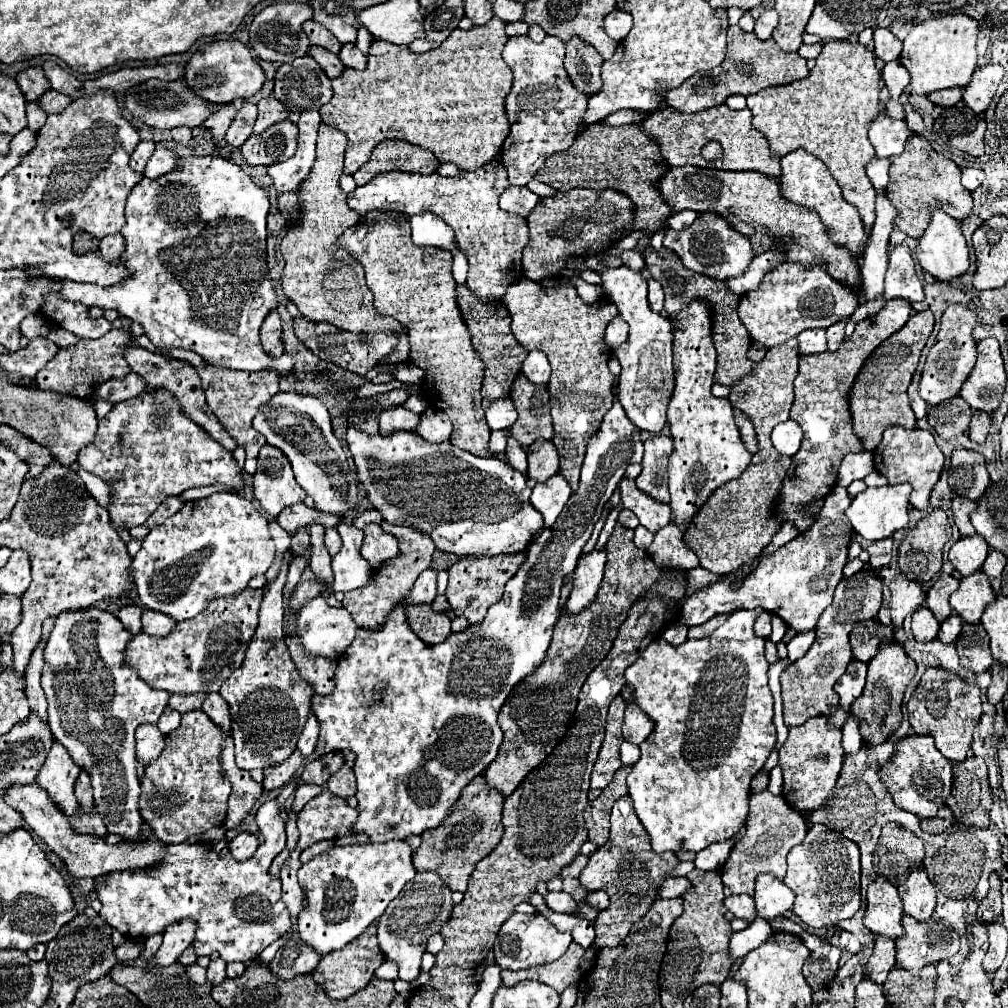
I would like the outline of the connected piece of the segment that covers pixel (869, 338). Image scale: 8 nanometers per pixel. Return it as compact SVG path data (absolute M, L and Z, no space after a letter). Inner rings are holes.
M891 299L877 315L859 321L853 335L845 339L837 351L823 351L817 355L799 357L799 373L795 377L795 401L789 417L801 425L803 441L797 455L791 457L791 467L783 479L783 485L779 487L777 503L773 505L773 515L779 517L783 523L793 523L799 533L809 529L817 521L817 513L807 511L807 505L823 499L835 487L841 459L851 451L865 449L861 439L853 435L849 391L871 351L907 323L911 309L913 307L909 301Z

